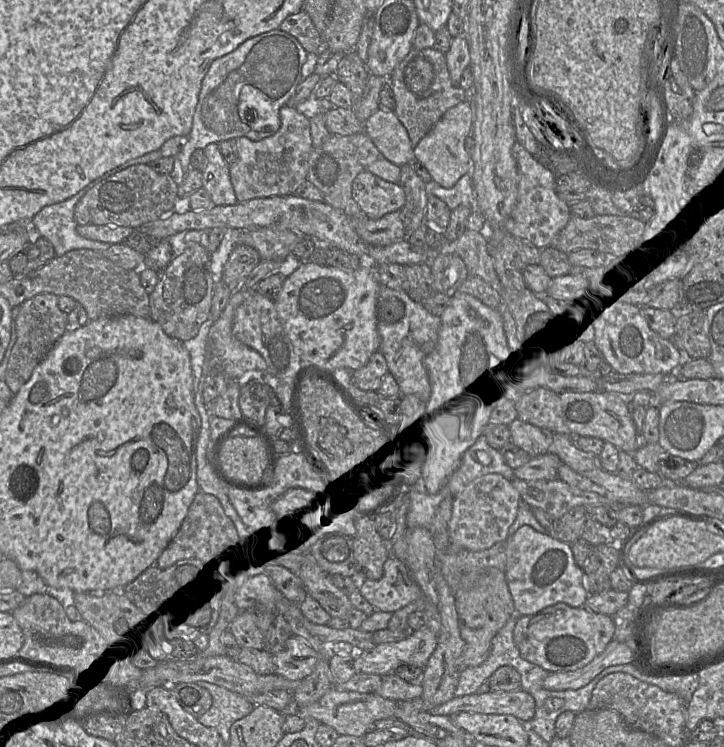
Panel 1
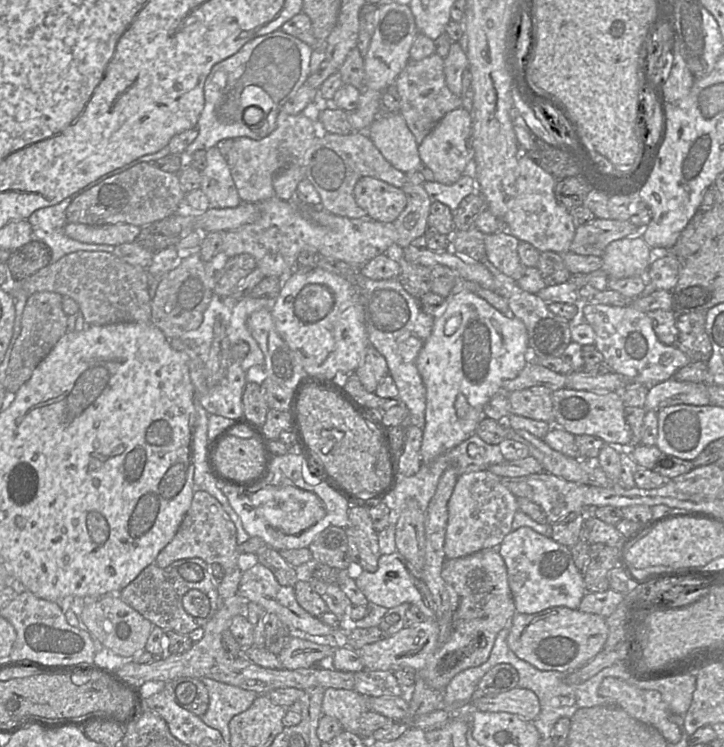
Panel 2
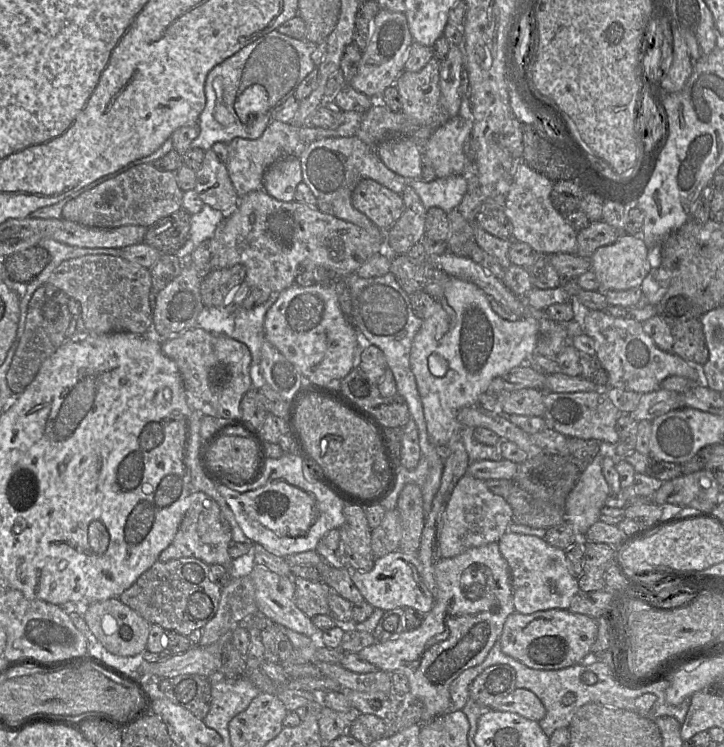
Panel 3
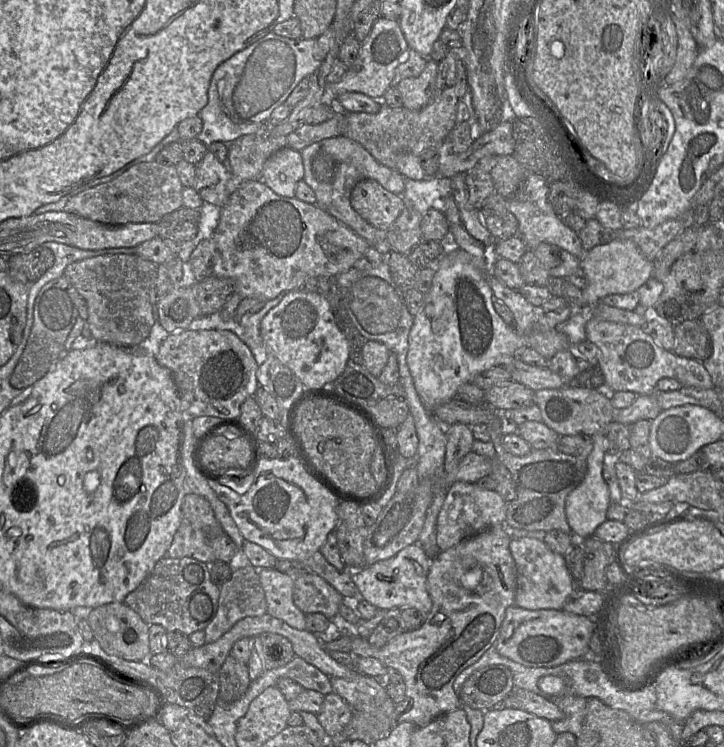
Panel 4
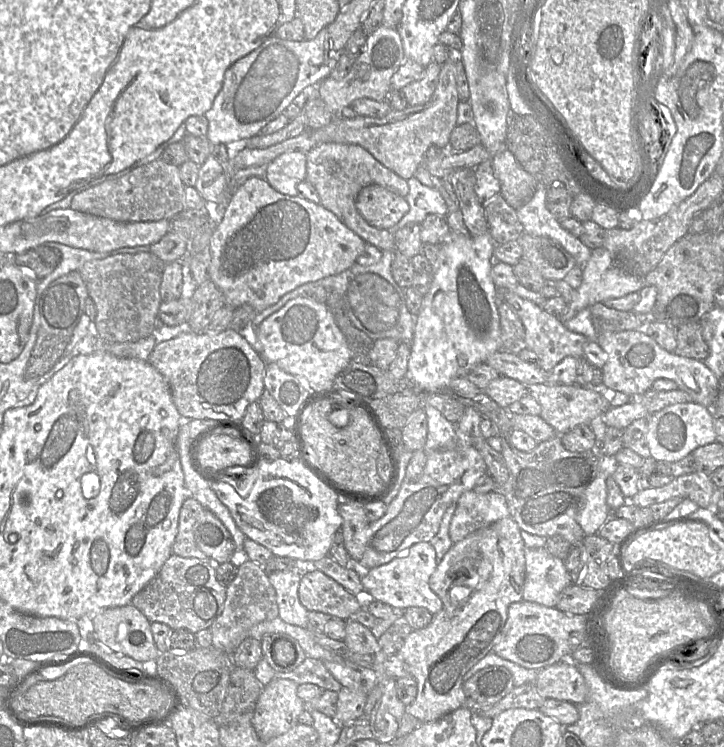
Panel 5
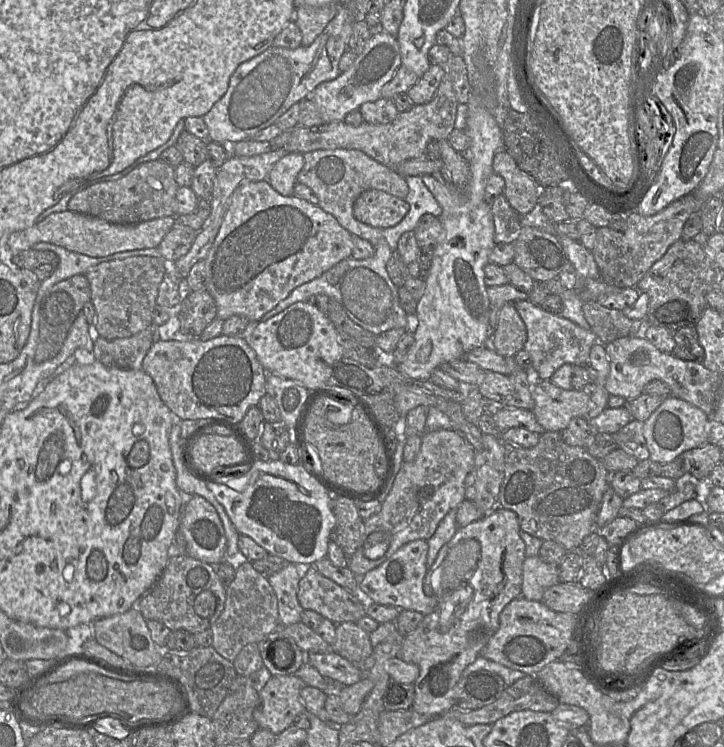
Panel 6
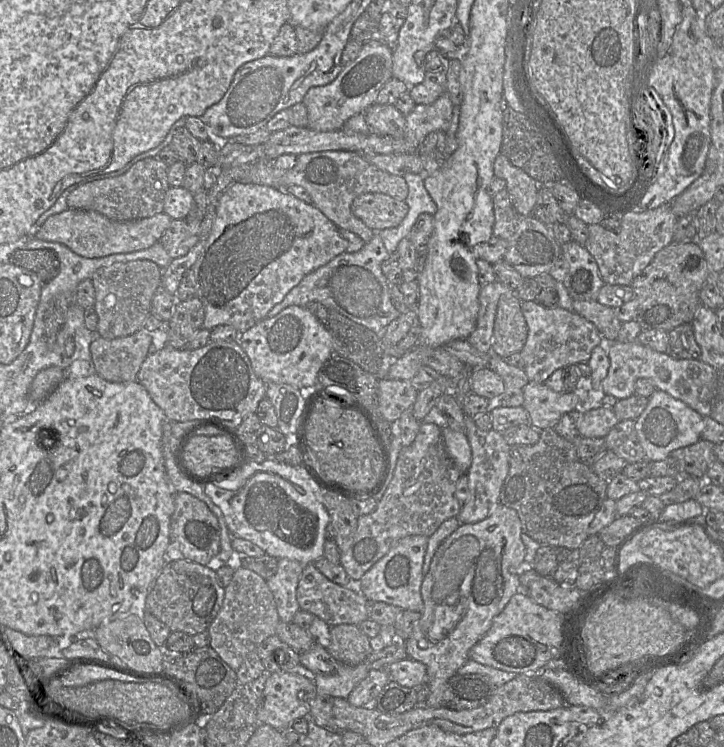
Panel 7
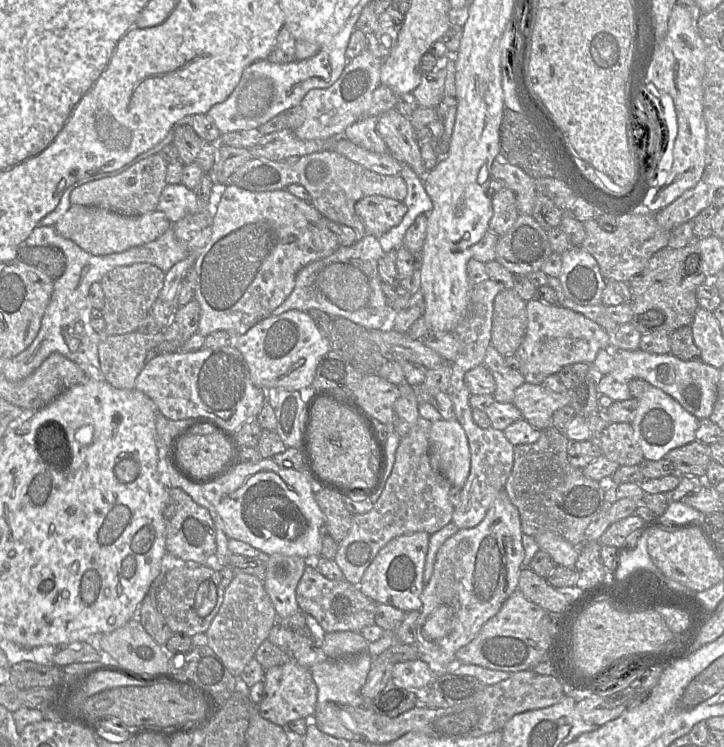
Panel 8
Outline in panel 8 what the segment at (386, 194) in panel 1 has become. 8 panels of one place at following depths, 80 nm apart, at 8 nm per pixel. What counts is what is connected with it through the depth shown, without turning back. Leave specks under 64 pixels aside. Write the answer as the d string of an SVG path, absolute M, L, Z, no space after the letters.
M381 195L363 197L355 203L354 210L363 222L367 234L377 238L398 226L407 213L403 201Z

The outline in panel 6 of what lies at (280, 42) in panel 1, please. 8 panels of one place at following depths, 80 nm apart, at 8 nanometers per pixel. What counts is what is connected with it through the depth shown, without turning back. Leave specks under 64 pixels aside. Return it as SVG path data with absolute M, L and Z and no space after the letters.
M340 4L335 17L311 45L294 49L271 46L257 56L241 63L231 75L225 94L203 116L209 132L208 141L223 145L223 142L236 143L250 139L257 132L275 124L276 120L292 105L308 98L319 84L337 78L341 73L339 61L344 52L348 50L354 23L351 4Z

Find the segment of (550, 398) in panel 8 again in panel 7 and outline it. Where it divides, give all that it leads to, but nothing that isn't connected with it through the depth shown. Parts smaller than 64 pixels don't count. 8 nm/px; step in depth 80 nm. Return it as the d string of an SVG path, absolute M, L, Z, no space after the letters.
M528 382L523 390L522 407L527 411L529 424L541 431L553 428L561 417L581 410L581 401L574 392L555 392L544 383Z

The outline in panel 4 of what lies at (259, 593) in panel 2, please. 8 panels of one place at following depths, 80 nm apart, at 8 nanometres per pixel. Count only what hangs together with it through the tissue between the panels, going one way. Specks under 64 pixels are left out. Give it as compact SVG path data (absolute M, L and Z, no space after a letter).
M256 568L264 590L266 613L289 626L306 630L306 614L293 601L294 578L274 568Z

